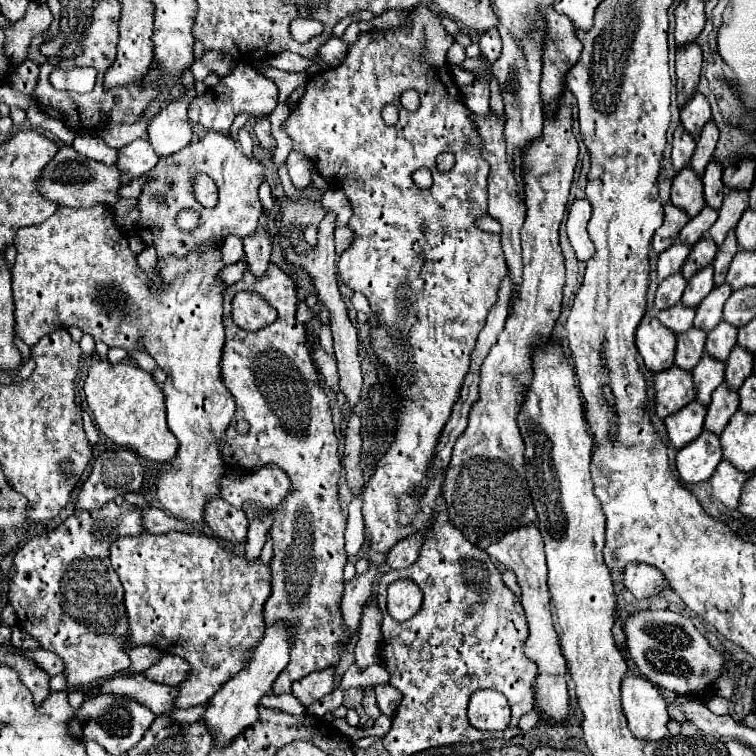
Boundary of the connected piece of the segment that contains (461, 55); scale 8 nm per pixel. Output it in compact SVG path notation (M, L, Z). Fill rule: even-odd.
M455 42L455 44L449 48L449 52L447 52L447 60L449 60L451 64L461 64L461 62L465 60L465 46L461 46L459 42Z

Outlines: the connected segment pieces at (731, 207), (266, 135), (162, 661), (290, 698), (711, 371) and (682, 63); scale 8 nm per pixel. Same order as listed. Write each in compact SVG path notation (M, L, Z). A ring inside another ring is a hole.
M727 192L725 198L723 198L723 206L719 208L719 218L717 222L711 226L711 230L707 232L709 238L721 246L727 232L731 228L735 228L735 224L739 222L741 214L747 210L747 204L749 204L749 194L747 192Z
M267 116L257 120L257 124L255 124L255 136L259 138L259 142L261 142L263 148L273 148L275 146L275 142L271 138L271 120Z
M163 654L151 668L147 668L143 672L143 676L147 676L153 682L163 682L163 684L169 684L169 686L177 686L185 678L187 670L189 670L187 662L183 662L177 656Z
M271 692L263 698L261 702L263 706L269 706L269 708L277 708L277 710L283 710L287 714L307 714L307 706L303 706L293 694L281 694L281 696L273 696Z
M705 354L691 374L693 374L693 386L695 386L695 400L701 402L703 406L709 406L711 392L723 382L725 364Z
M687 44L677 50L675 68L677 68L677 104L679 108L683 108L683 104L687 104L697 92L701 64L703 64L703 52L697 44Z

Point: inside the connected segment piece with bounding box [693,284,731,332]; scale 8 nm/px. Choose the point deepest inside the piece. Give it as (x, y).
(709, 311)

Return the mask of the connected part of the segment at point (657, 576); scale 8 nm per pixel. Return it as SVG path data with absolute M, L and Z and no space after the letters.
M633 562L633 564L625 566L623 584L637 600L643 600L643 598L657 596L661 592L661 588L665 586L665 578L657 568L649 566L649 564Z

